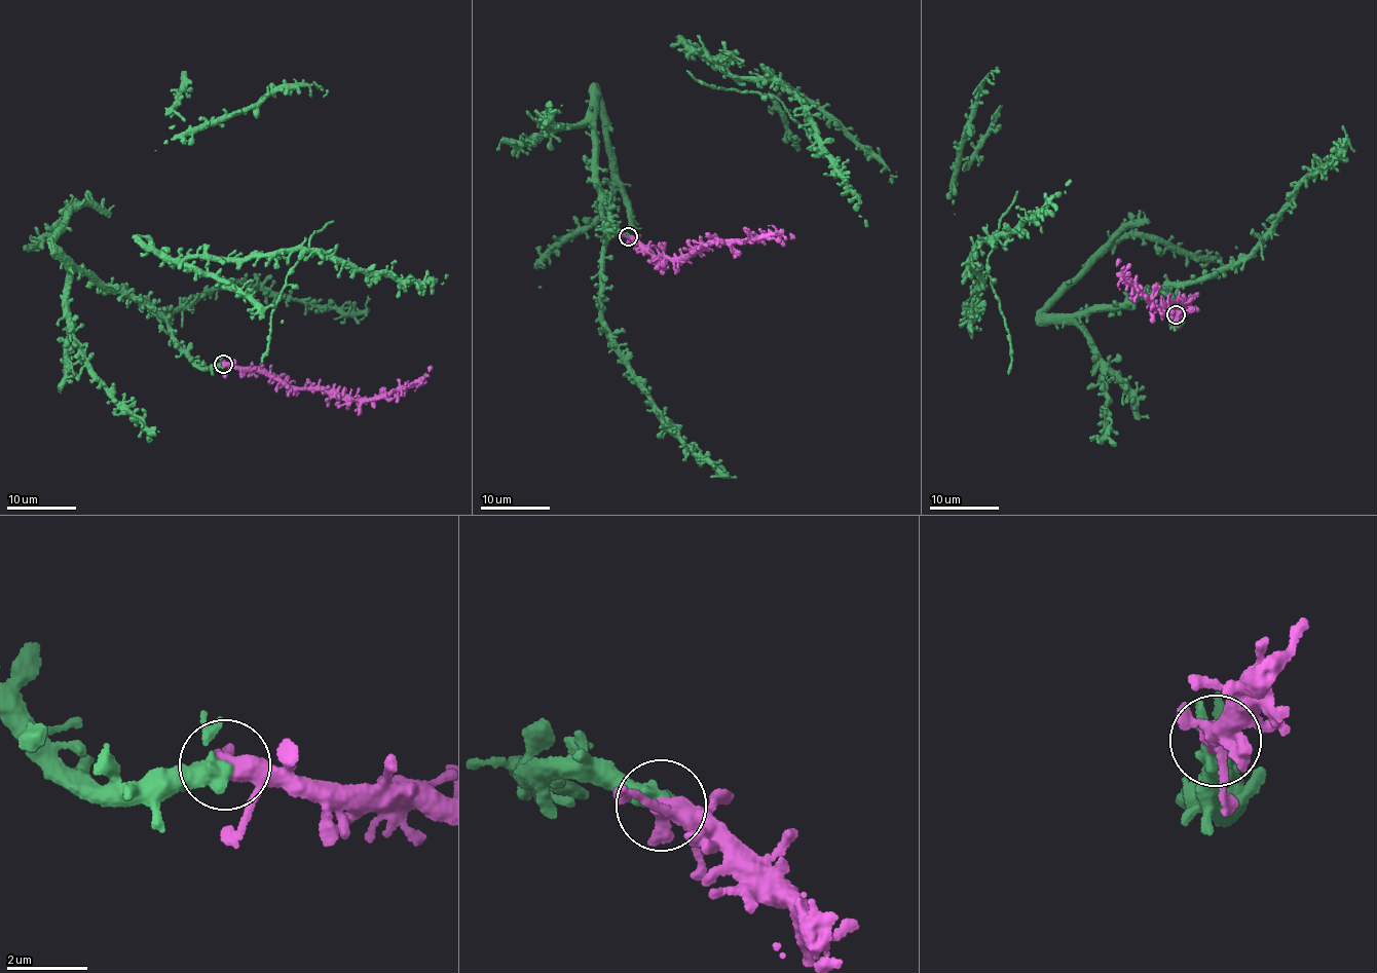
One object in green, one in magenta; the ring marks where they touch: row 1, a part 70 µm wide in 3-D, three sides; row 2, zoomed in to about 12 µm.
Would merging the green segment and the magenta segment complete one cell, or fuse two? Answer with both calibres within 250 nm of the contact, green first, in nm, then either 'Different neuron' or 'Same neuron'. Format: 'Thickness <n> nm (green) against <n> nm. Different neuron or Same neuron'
Thickness 300 nm (green) against 400 nm. Same neuron

